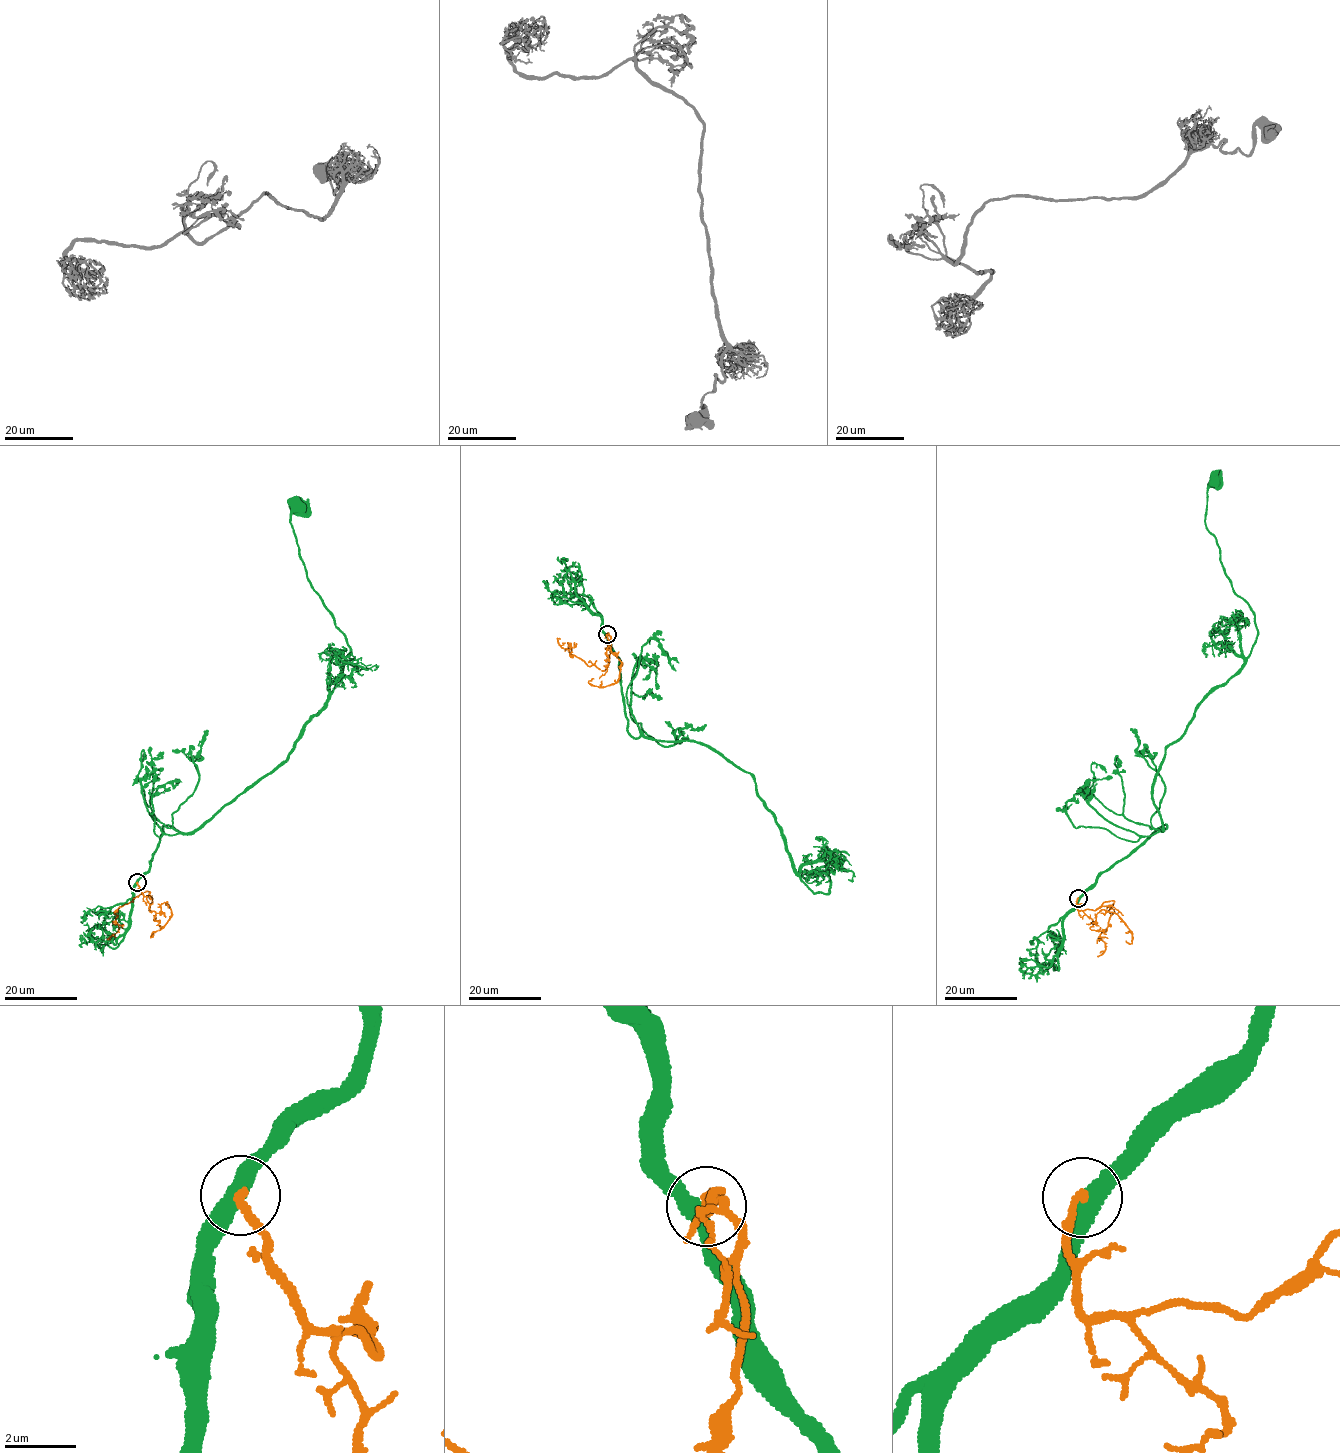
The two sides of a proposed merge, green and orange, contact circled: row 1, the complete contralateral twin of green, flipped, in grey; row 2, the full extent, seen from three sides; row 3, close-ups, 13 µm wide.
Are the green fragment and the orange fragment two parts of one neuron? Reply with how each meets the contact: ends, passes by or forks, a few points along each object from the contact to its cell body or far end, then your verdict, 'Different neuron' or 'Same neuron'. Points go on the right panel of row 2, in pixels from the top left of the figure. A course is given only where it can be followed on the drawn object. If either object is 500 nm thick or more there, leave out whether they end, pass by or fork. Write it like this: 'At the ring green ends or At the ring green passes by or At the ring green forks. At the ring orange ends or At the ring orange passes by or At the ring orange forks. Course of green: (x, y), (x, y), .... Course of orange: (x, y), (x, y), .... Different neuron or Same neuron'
At the ring green passes by. At the ring orange ends. Course of green: (1078, 898), (1167, 826), (1150, 792), (1167, 748), (1256, 638), (1205, 521), (1218, 480). Course of orange: (1078, 898), (1079, 910), (1094, 910), (1107, 901), (1114, 901), (1114, 911), (1100, 935), (1105, 948), (1098, 956). Different neuron

